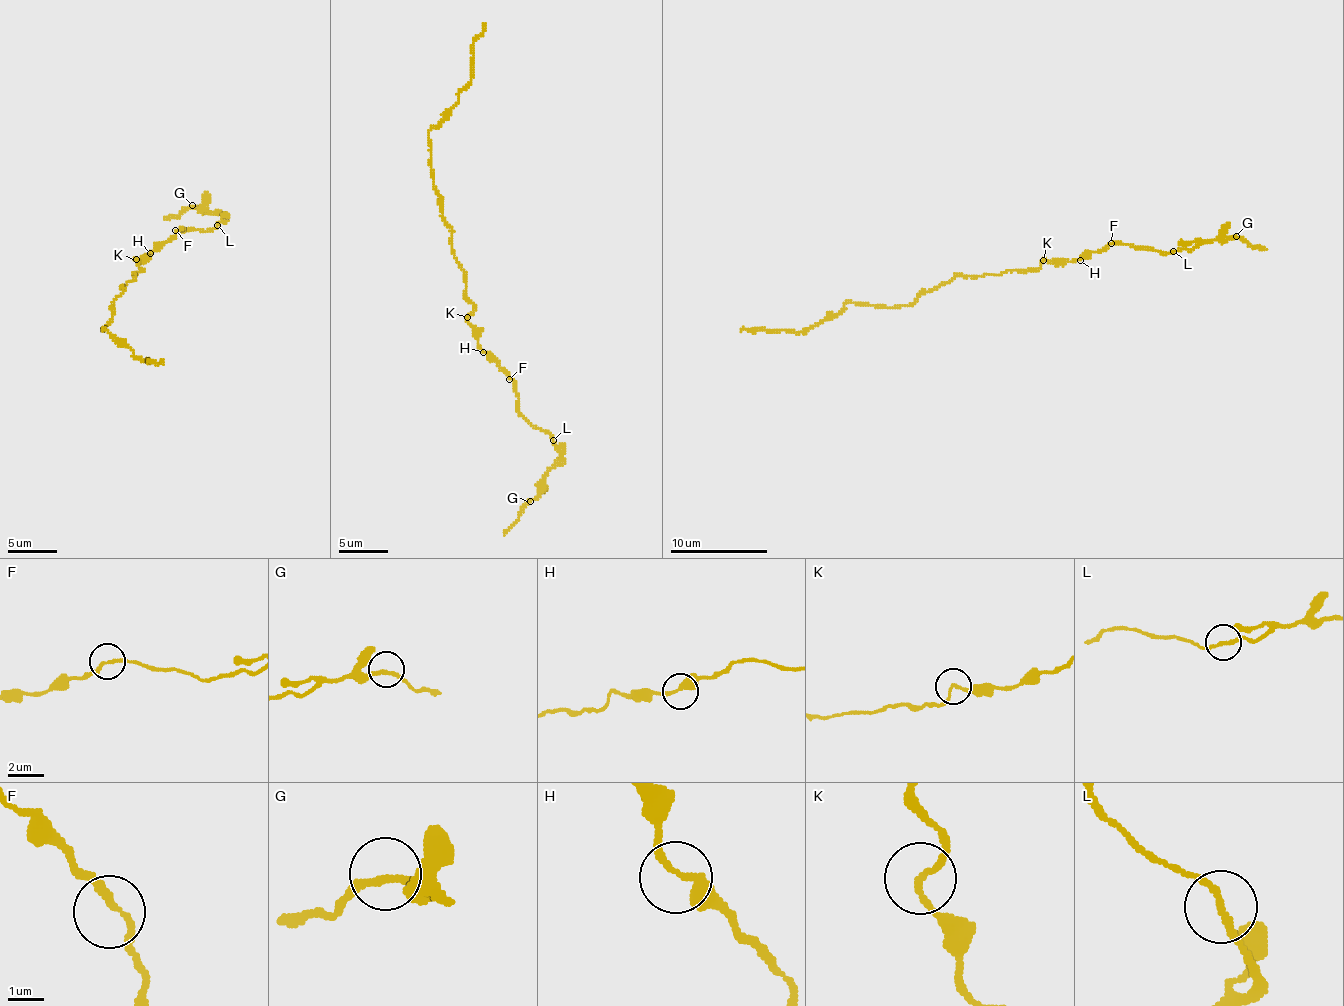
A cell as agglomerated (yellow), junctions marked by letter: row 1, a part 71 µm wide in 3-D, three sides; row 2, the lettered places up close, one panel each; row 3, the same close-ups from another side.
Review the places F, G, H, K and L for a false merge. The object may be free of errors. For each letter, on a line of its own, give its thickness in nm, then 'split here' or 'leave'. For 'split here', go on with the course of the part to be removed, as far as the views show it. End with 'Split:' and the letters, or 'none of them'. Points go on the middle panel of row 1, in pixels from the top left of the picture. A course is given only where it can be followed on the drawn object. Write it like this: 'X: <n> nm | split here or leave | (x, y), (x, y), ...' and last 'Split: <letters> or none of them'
F: 180 nm | leave
G: 200 nm | leave
H: 220 nm | leave
K: 160 nm | leave
L: 180 nm | leave
Split: none of them

